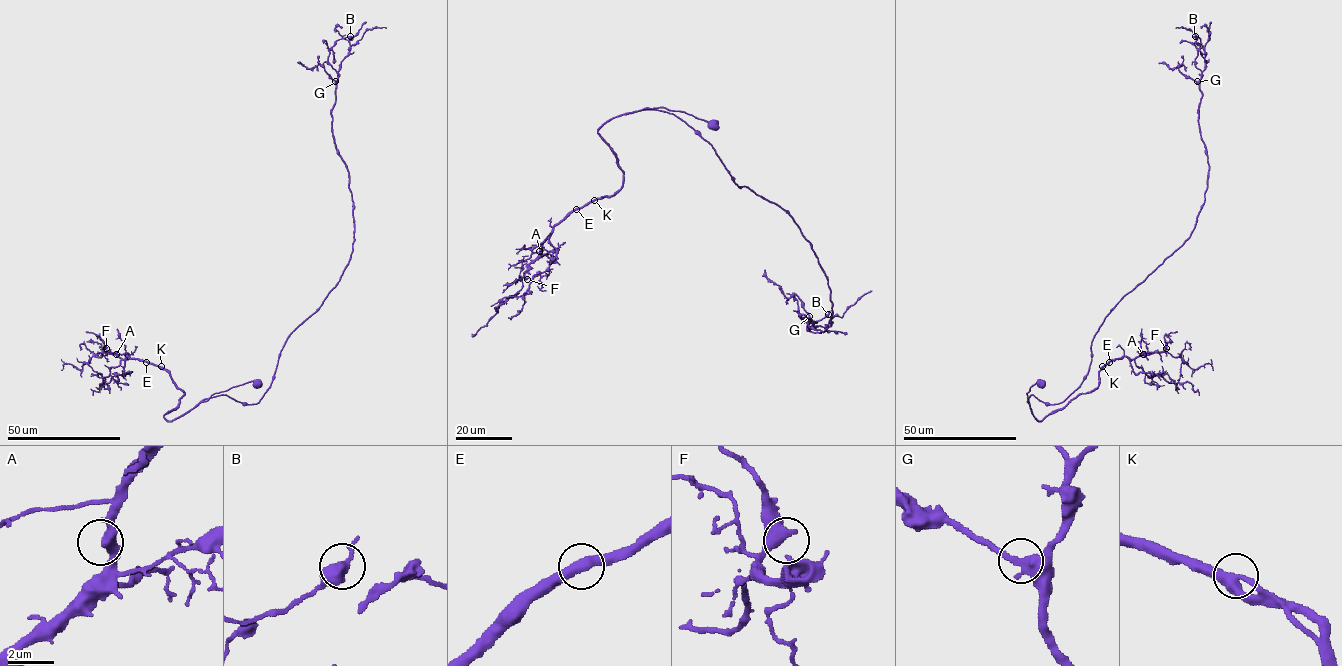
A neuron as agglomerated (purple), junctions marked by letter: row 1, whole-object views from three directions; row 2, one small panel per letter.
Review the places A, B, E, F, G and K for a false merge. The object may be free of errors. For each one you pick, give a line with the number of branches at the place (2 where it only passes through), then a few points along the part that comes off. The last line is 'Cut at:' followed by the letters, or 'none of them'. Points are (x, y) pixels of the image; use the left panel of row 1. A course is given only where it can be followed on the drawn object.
Cut at: none of them

